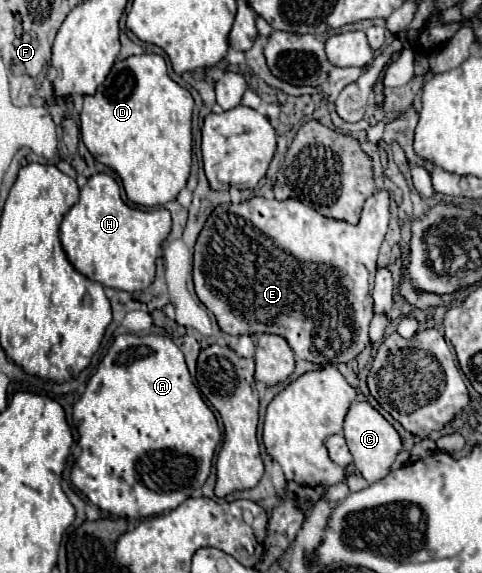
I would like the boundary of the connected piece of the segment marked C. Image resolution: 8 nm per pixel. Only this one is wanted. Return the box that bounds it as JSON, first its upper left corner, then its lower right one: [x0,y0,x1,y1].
[343,401,401,483]

